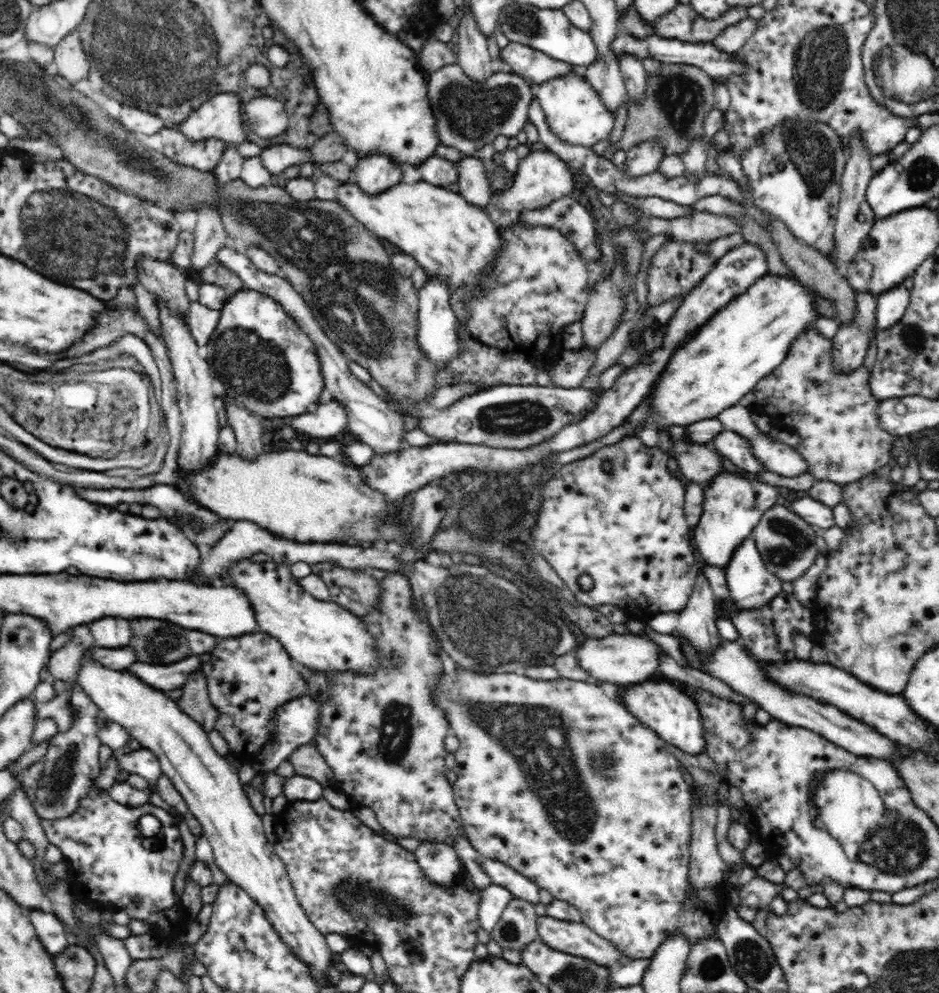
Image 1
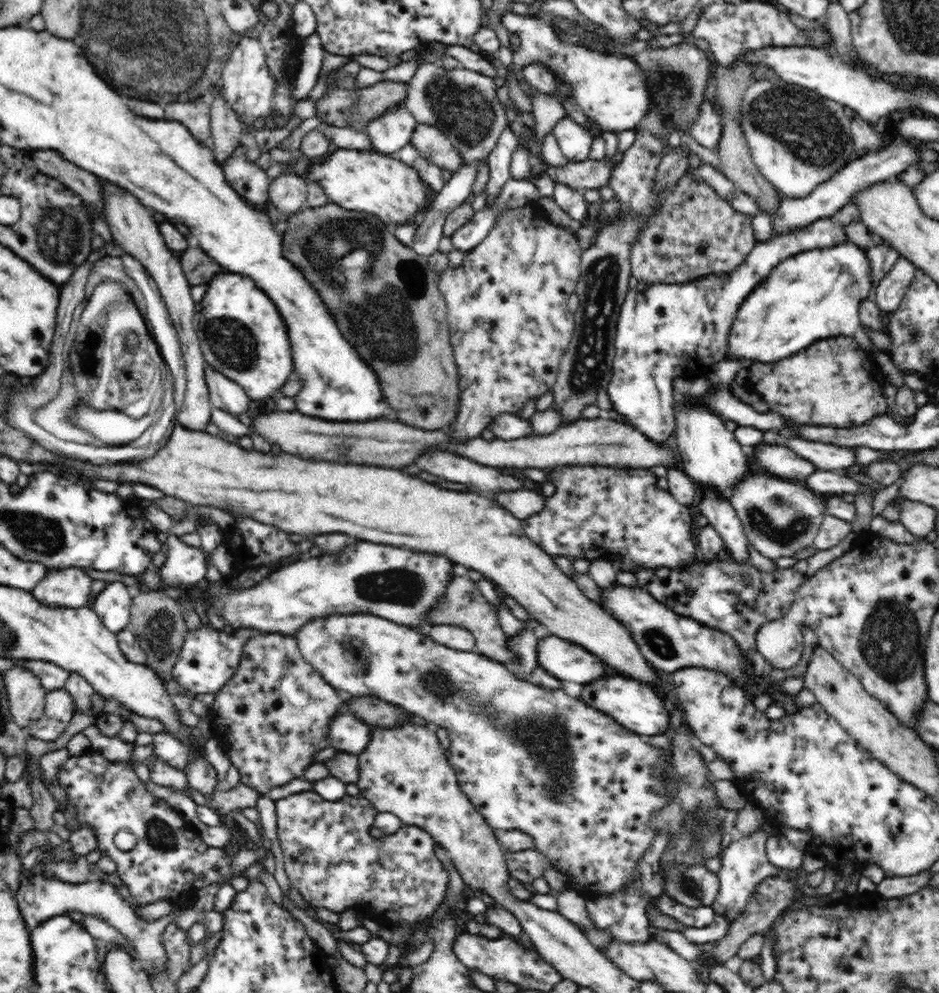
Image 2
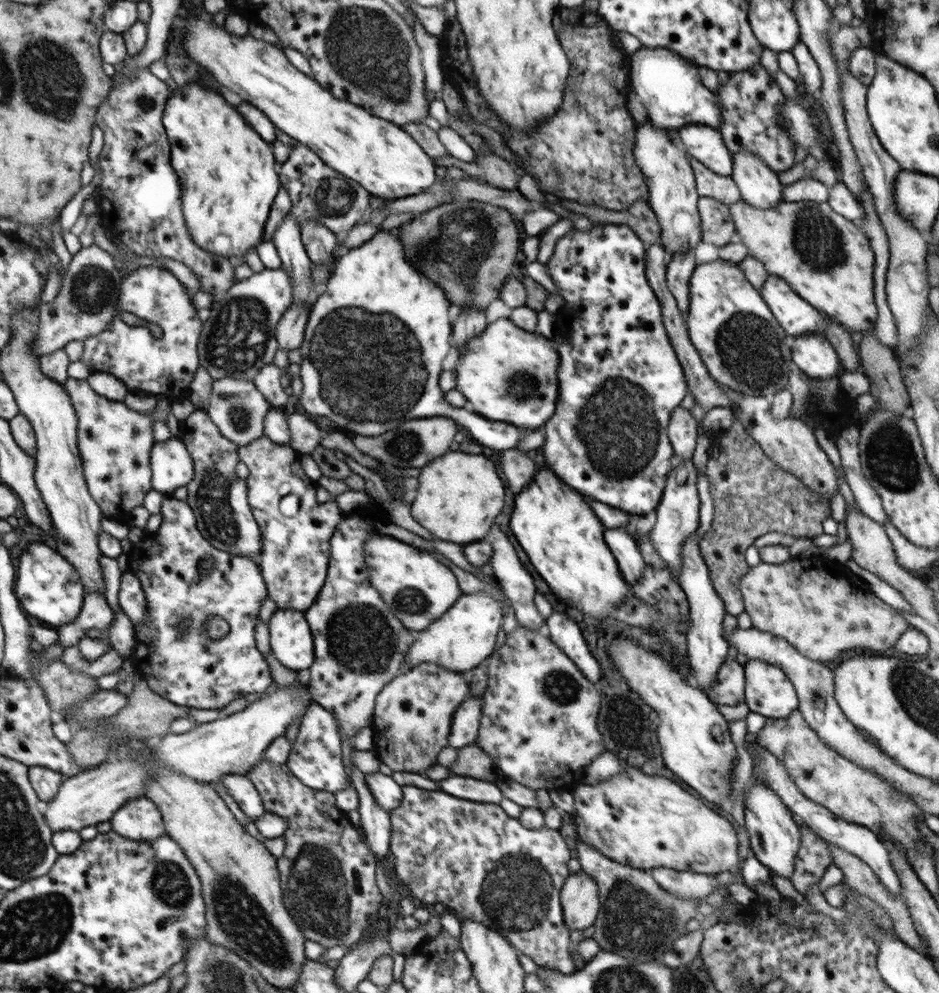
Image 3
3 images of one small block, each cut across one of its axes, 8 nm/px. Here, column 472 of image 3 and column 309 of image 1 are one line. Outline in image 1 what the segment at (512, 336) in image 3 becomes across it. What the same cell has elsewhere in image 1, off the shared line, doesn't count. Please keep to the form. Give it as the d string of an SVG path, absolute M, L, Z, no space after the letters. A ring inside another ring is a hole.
M243 288L225 302L220 311L220 322L207 344L206 361L211 375L222 382L228 398L266 419L286 419L284 416L304 414L310 404L320 404L324 392L320 359L310 337L279 302L255 290Z

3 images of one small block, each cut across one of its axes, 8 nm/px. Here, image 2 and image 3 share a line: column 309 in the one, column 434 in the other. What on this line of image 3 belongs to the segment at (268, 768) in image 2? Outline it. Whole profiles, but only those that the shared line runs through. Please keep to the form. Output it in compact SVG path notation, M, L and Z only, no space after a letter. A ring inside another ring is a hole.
M418 663L416 668L396 676L376 696L372 722L380 733L377 756L396 772L412 772L425 776L426 770L436 766L441 749L448 747L456 708L470 695L468 674L448 670L434 663Z

